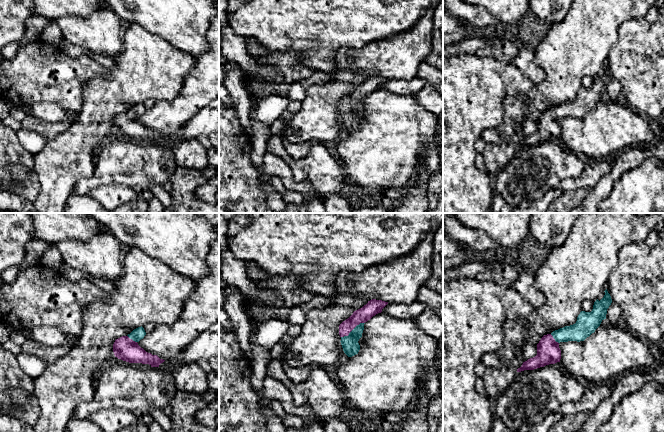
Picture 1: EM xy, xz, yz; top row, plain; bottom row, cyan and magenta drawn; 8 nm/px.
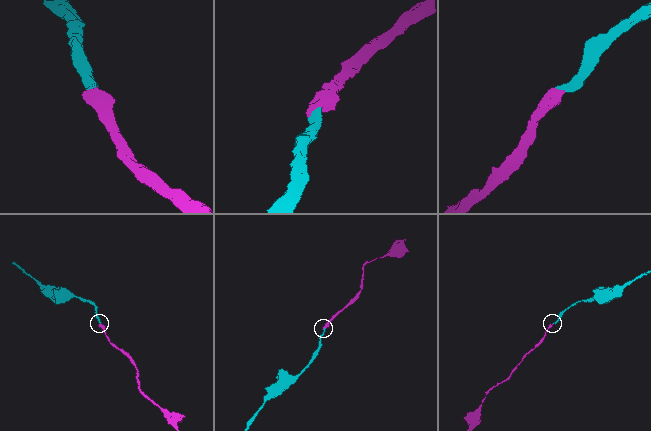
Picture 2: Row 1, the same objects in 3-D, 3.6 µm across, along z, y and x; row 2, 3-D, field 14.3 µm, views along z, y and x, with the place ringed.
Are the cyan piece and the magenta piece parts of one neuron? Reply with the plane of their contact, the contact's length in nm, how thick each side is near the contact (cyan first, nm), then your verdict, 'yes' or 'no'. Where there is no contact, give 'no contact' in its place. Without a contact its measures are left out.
contact in xz; length 220 nm; calibres 140 and 120 nm; yes

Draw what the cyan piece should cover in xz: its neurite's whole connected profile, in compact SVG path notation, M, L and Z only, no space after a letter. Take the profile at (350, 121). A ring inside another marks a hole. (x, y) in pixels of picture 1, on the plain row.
M372 75L339 101L340 118L348 133L358 130L360 126L358 117L362 113L364 100L376 90L381 89L387 80L388 78Z

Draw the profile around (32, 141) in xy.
M21 128L17 131L20 144L32 155L37 154L46 145L47 140L39 132Z

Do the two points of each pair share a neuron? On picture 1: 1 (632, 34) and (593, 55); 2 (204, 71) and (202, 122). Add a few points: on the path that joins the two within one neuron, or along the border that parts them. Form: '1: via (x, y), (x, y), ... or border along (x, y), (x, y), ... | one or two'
1: border along (624, 21), (619, 26), (618, 39), (605, 64) | two
2: border along (208, 104), (200, 108), (194, 117), (185, 123) | two

